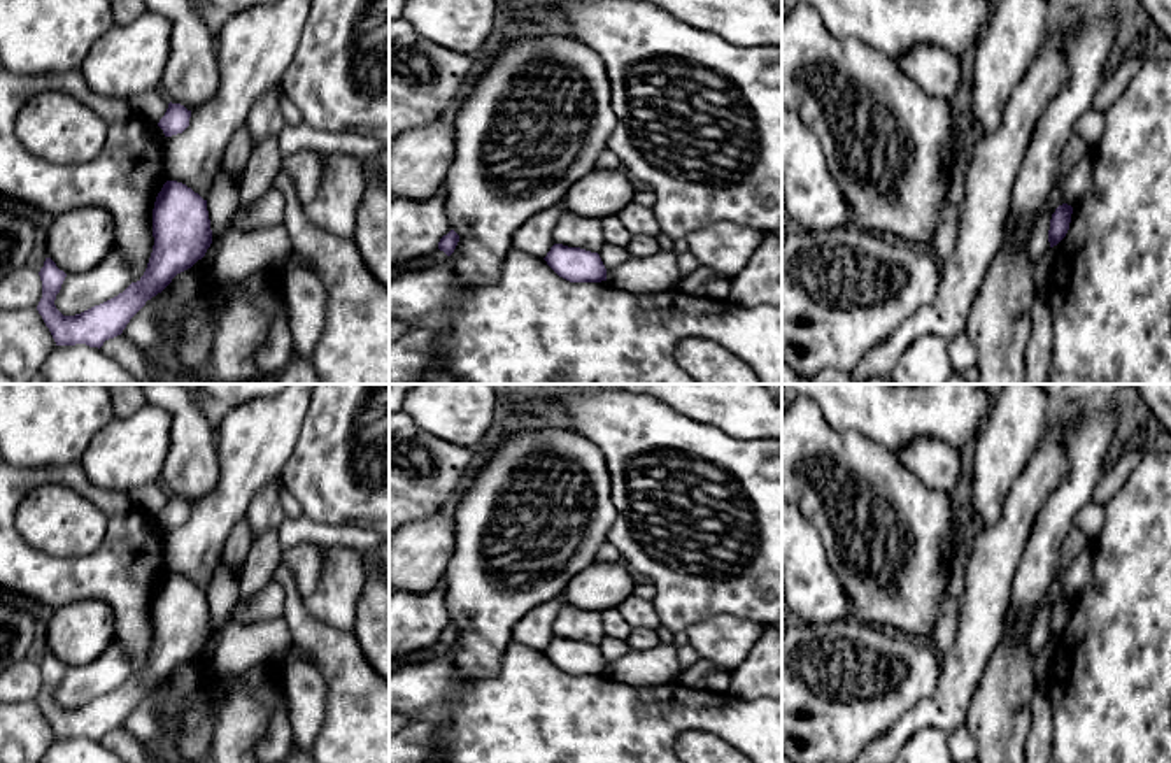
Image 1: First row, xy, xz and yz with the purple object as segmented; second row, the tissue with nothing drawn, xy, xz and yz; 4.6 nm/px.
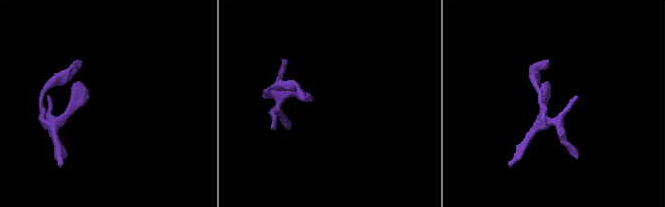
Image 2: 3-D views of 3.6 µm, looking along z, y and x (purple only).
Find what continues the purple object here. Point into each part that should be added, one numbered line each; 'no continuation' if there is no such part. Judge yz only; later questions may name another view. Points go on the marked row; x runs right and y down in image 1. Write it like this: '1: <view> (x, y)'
no continuation

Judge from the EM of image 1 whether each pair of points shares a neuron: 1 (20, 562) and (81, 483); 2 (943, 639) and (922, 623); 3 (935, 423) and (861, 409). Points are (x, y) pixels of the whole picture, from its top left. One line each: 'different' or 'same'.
1: same
2: different
3: same

